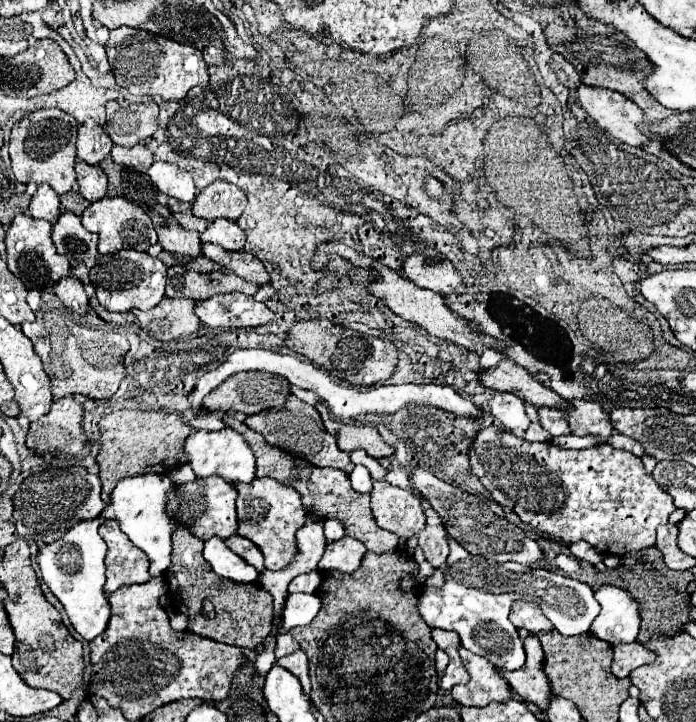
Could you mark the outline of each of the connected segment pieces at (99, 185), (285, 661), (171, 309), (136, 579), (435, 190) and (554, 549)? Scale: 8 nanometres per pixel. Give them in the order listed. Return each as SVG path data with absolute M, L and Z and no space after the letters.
M78 160L76 180L78 180L78 186L80 186L80 194L88 202L96 202L96 200L104 198L104 194L106 194L106 174L98 164L90 166L90 164Z
M294 652L292 656L280 658L278 664L284 666L286 670L290 670L290 672L300 680L300 684L302 684L302 688L304 688L304 694L306 694L306 698L310 700L312 688L310 688L310 678L308 678L308 658L306 658L306 654L304 654L304 652Z
M164 298L148 312L134 310L134 316L148 336L156 340L176 340L190 336L200 328L200 318L194 314L194 306L194 300Z
M104 520L100 524L100 536L108 544L106 552L106 586L104 590L110 594L120 586L144 584L150 580L148 574L148 558L140 548L136 548L128 536L120 530L116 520Z
M426 176L426 192L428 192L428 196L432 196L432 198L442 198L442 194L444 194L444 184L442 184L440 180L432 178L432 176Z
M538 538L536 542L540 544L540 548L542 548L544 554L546 554L546 560L544 560L542 564L538 564L538 566L542 566L542 568L546 568L546 570L552 570L554 558L556 558L558 554L570 554L570 548L568 548L566 544L562 544L562 542L554 542L554 540L548 540L548 538Z

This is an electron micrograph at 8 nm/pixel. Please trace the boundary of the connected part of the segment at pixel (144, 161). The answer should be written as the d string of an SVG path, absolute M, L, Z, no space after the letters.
M136 144L132 148L126 146L114 146L112 148L112 160L116 164L134 168L138 172L146 172L152 164L154 164L154 156L152 152L144 146L144 144Z

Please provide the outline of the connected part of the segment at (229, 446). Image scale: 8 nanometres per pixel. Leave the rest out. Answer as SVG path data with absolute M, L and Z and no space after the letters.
M222 428L218 432L192 432L186 440L184 440L184 456L186 456L186 464L194 470L194 474L198 478L208 478L208 476L220 476L226 482L246 482L250 484L256 478L256 462L254 462L254 454L248 448L248 444L244 442L244 438L234 432L232 428Z

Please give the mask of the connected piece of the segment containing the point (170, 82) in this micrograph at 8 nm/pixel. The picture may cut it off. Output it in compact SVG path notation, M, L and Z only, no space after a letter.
M128 26L110 30L106 54L118 86L124 86L130 94L160 96L162 100L182 100L190 88L208 86L208 66L202 58L202 52L158 34Z

